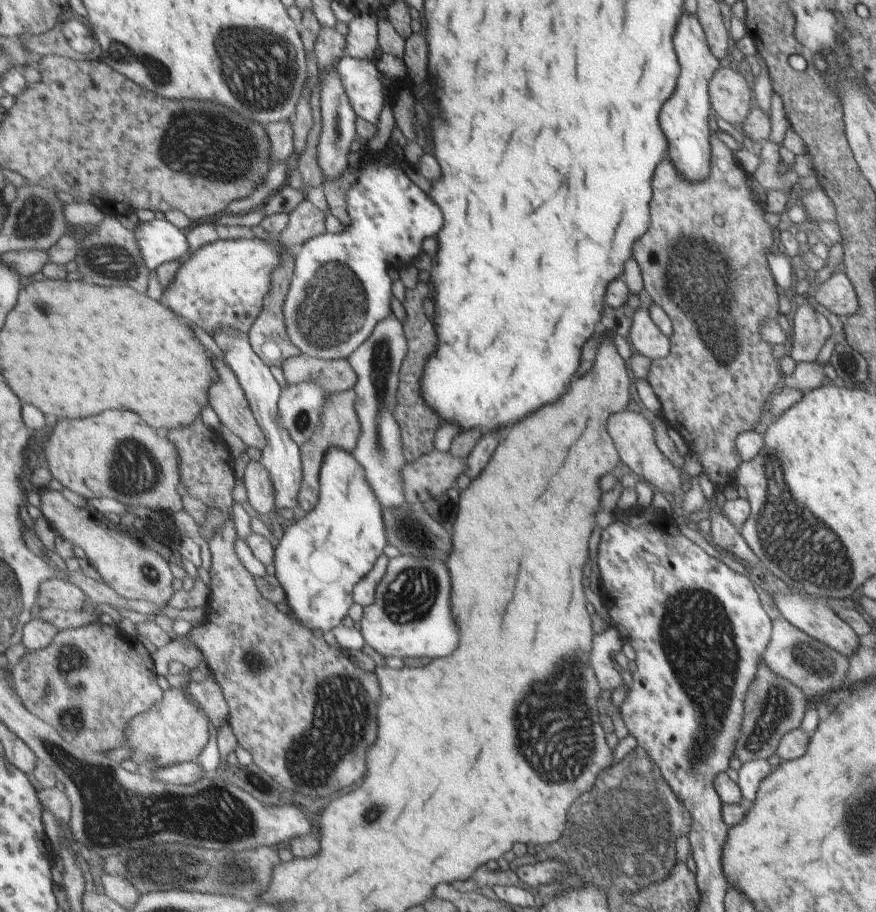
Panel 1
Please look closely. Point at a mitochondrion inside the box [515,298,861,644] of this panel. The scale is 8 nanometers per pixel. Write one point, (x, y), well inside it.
(816, 556)

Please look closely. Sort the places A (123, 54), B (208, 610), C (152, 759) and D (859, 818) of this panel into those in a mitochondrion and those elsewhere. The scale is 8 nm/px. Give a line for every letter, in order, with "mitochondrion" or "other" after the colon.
A: mitochondrion
B: other
C: mitochondrion
D: mitochondrion

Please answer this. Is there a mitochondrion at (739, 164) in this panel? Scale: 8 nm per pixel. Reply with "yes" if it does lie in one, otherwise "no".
no

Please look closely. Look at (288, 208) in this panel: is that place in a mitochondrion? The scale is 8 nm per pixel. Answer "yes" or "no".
no

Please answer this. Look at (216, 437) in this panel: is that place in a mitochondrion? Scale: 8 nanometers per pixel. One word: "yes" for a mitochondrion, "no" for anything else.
no

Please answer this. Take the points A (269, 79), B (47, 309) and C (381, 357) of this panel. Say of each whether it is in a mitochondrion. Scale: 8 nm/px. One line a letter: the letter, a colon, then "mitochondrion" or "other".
A: mitochondrion
B: mitochondrion
C: mitochondrion

